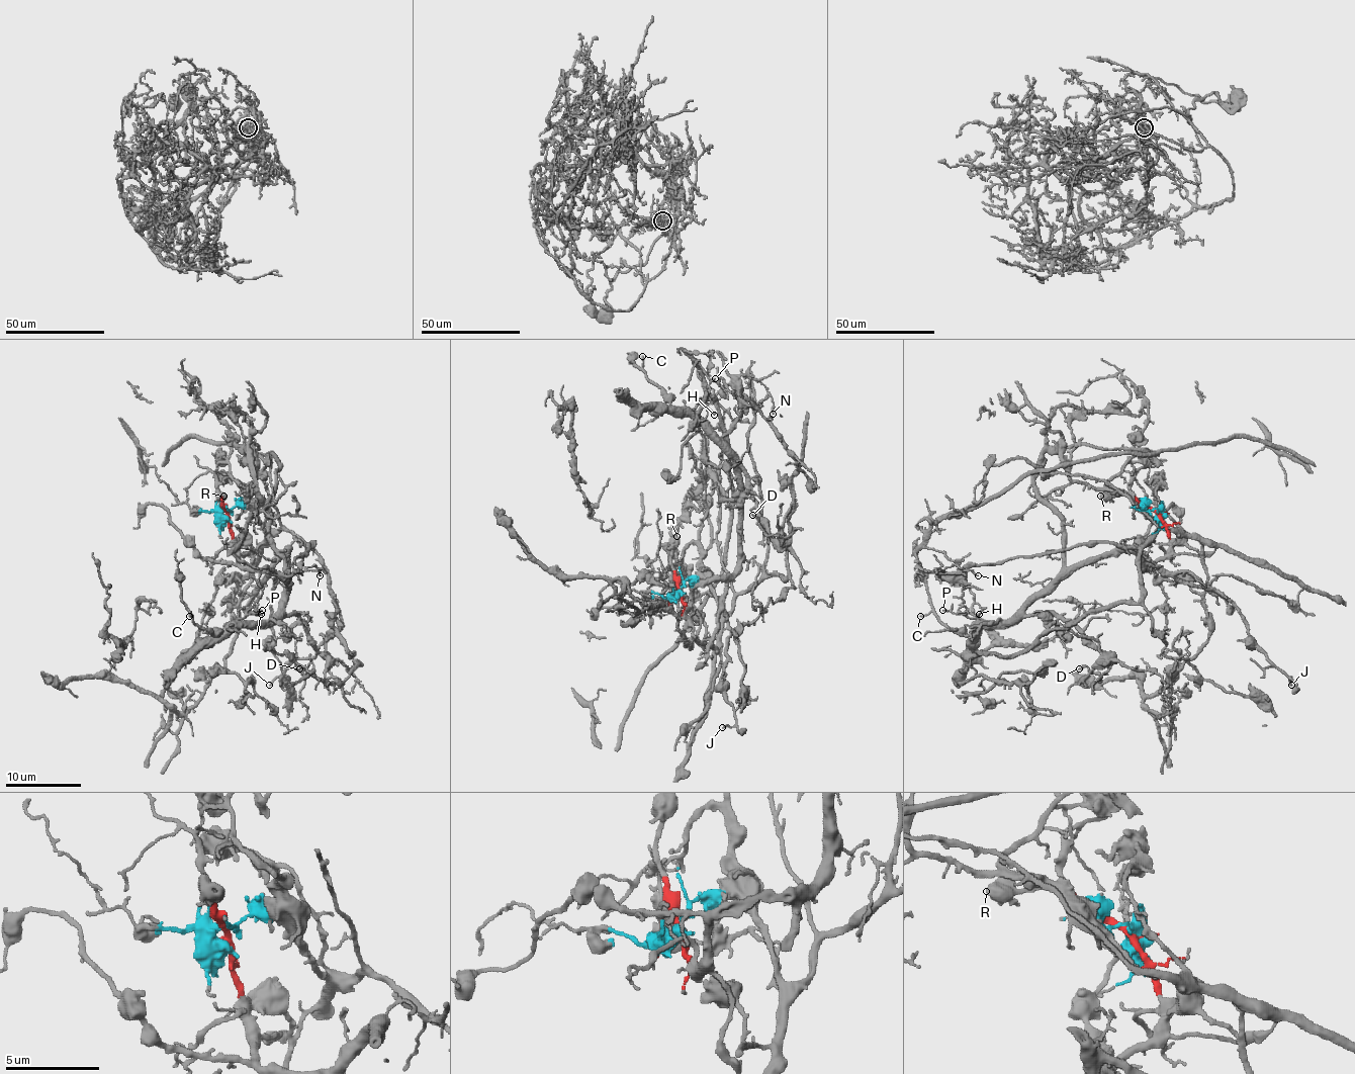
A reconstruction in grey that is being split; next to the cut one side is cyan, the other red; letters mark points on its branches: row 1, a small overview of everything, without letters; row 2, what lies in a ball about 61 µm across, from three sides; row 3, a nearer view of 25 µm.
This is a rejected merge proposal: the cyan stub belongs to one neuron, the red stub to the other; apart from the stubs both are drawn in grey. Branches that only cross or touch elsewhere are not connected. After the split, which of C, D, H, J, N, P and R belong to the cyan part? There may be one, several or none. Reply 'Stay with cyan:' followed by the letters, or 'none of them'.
Stay with cyan: N

